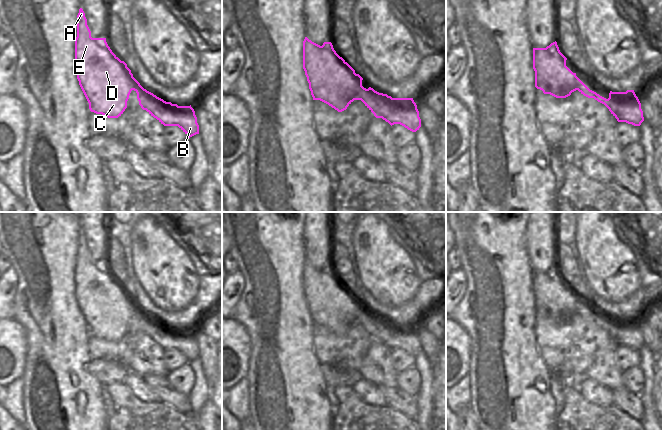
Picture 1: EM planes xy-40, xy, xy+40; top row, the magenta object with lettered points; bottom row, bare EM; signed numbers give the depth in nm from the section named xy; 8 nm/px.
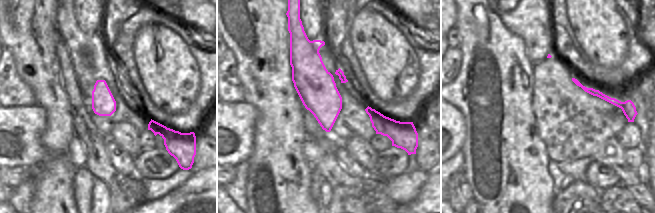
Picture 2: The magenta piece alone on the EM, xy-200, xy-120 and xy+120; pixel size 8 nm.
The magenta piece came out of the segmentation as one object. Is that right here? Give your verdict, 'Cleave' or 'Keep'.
Keep.

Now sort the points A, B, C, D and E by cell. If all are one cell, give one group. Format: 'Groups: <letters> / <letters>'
Groups: A B C D E.

